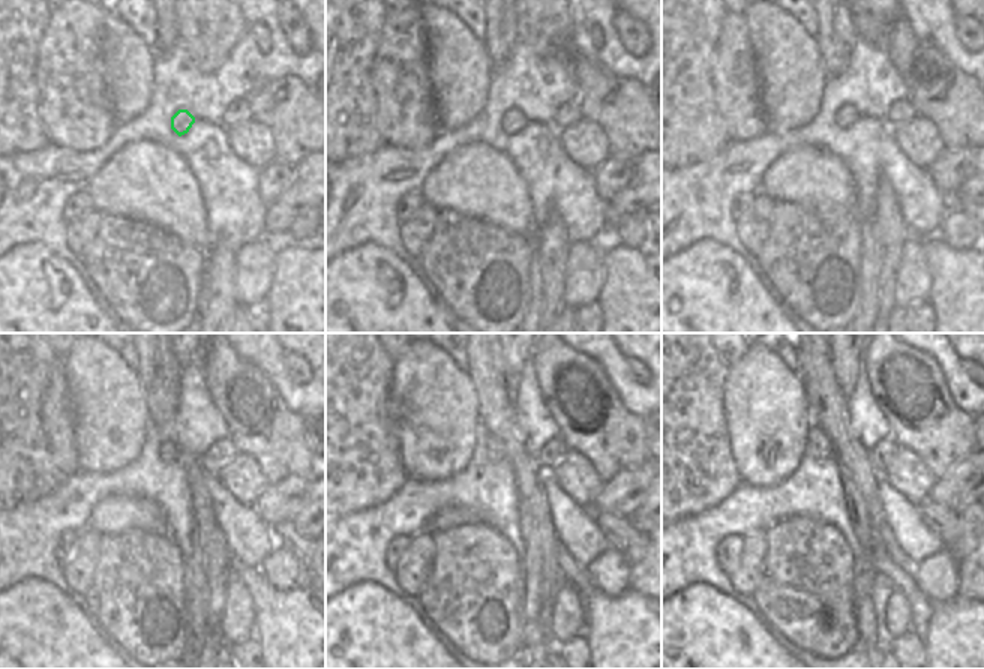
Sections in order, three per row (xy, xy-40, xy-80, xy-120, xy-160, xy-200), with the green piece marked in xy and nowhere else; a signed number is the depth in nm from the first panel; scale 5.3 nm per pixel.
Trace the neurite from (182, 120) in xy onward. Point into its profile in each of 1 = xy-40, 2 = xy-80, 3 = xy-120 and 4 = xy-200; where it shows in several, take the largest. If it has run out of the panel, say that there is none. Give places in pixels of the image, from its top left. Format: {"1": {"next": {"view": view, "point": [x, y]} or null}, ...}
{"1": {"next": {"view": "xy-40", "point": [513, 120]}}, "2": {"next": {"view": "xy-80", "point": [846, 116]}}, "3": {"next": {"view": "xy-120", "point": [167, 450]}}, "4": {"next": {"view": "xy-200", "point": [818, 443]}}}

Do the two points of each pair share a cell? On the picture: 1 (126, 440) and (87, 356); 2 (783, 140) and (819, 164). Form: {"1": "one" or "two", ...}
{"1": "one", "2": "two"}

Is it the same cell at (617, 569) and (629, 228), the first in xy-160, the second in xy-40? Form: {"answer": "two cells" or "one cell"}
{"answer": "one cell"}

